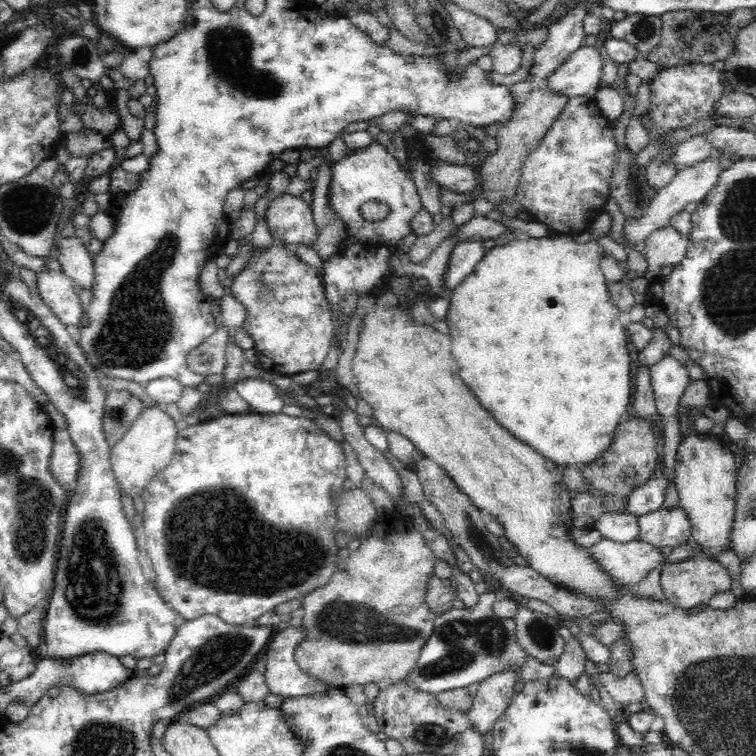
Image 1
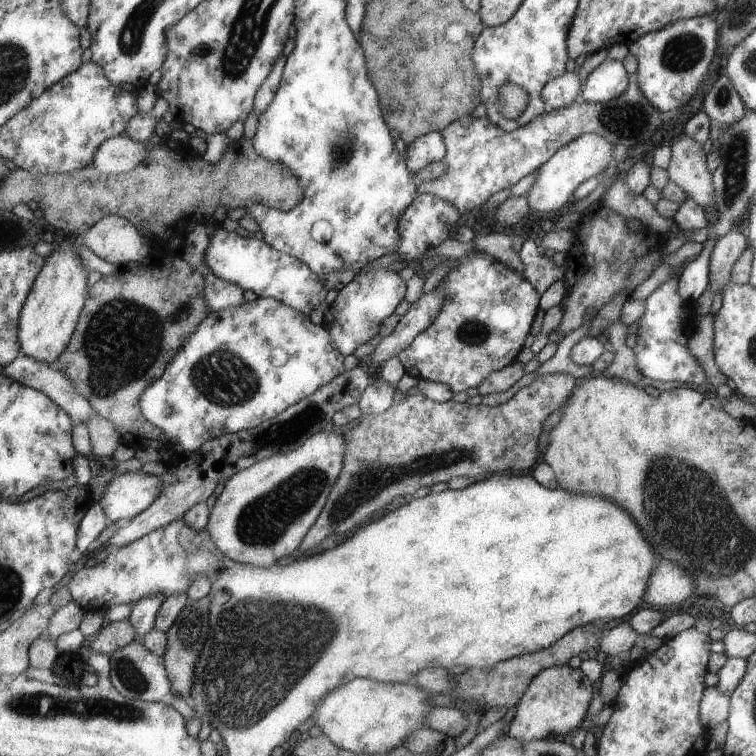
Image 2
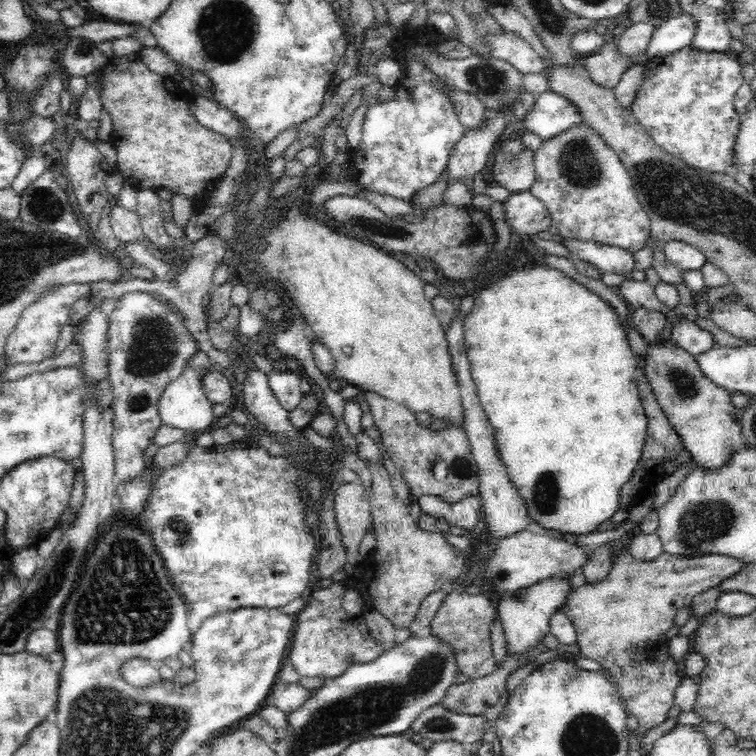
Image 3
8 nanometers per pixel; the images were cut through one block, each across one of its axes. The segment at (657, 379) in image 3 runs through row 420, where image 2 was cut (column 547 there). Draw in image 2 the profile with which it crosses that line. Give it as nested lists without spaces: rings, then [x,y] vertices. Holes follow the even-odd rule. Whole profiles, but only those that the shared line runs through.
[[[569,665],[550,667],[540,672],[519,700],[507,734],[525,743],[534,738],[540,741],[550,734],[558,734],[558,738],[562,738],[564,734],[578,730],[594,696],[590,681],[580,668],[574,669]]]

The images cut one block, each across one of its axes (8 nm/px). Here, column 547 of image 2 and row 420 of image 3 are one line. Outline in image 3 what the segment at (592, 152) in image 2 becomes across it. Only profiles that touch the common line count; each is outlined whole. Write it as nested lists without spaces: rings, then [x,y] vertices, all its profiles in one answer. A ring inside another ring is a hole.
[[[213,364],[209,370],[198,370],[198,368],[187,367],[183,370],[180,378],[173,380],[163,392],[163,396],[160,396],[159,411],[160,421],[162,426],[172,426],[180,429],[187,430],[188,432],[203,432],[210,429],[210,424],[214,420],[214,413],[212,413],[212,406],[214,403],[208,400],[206,391],[204,391],[203,377],[204,374],[208,374],[213,369],[217,368],[216,364]]]

